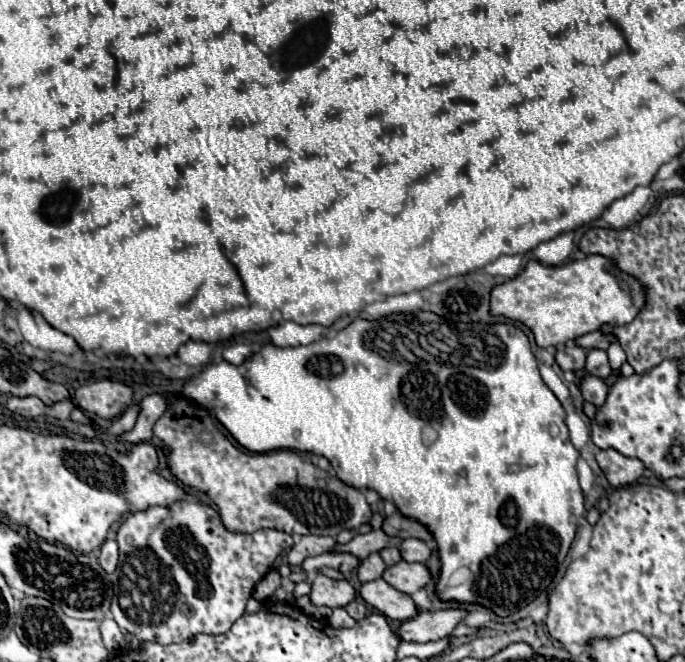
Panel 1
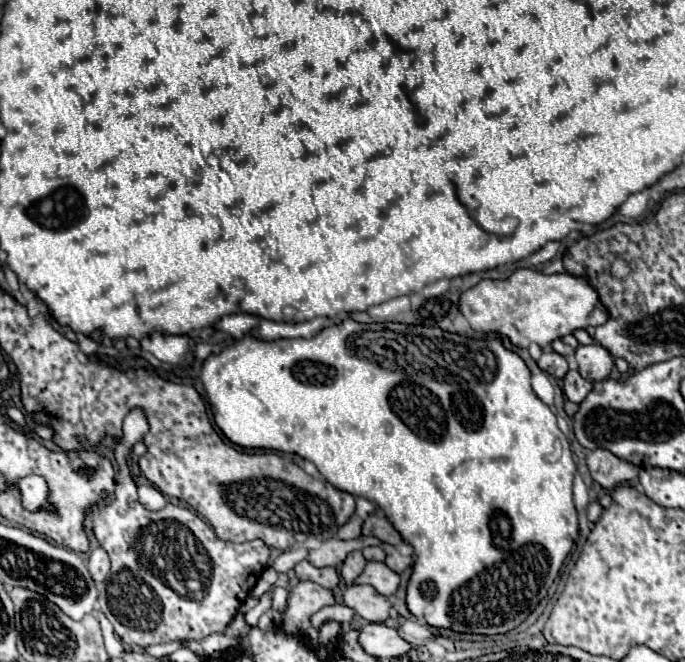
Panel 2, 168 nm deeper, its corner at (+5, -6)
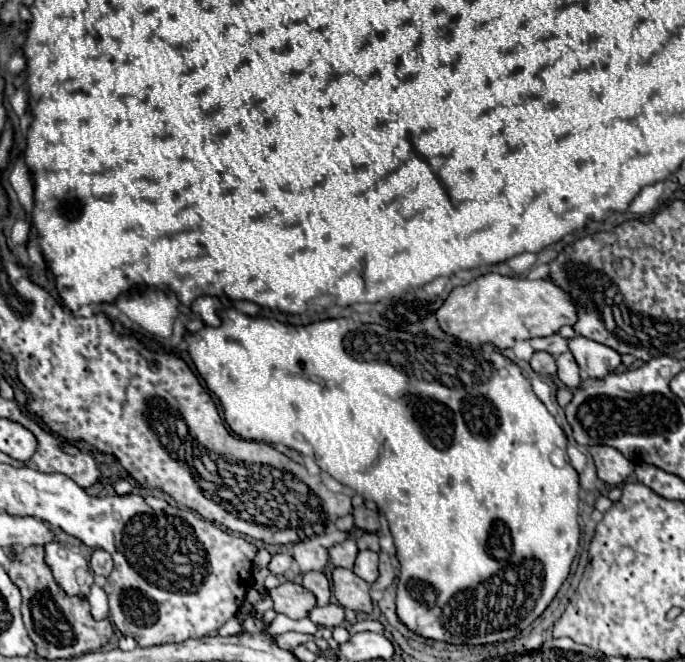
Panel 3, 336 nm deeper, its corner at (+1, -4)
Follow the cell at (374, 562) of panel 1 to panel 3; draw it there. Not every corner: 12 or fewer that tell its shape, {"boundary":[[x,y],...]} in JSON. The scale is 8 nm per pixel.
{"boundary":[[353,538],[329,548],[335,566],[353,568],[357,544]]}

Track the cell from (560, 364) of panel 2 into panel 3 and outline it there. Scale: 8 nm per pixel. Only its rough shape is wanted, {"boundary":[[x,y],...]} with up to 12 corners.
{"boundary":[[535,352],[529,364],[541,376],[555,376],[555,358]]}

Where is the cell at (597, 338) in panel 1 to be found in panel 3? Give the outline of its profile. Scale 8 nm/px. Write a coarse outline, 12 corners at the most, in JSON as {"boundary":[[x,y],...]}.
{"boundary":[[559,334],[531,338],[533,350],[559,356],[567,352],[567,340]]}

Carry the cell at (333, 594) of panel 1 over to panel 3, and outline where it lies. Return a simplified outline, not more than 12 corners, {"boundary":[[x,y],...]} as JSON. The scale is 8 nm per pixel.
{"boundary":[[261,574],[255,588],[267,592],[281,612],[293,620],[305,618],[315,596],[295,582],[265,590]]}

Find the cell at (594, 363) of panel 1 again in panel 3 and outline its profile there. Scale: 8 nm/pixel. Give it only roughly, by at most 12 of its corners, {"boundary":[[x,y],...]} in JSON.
{"boundary":[[583,336],[567,344],[585,378],[603,378],[621,364],[605,344]]}

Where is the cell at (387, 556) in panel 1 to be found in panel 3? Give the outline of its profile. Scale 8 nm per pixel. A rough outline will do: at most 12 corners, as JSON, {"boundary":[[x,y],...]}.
{"boundary":[[363,532],[357,538],[359,550],[379,552],[377,534]]}

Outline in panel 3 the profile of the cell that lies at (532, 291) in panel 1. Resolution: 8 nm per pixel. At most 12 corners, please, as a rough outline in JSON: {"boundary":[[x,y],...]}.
{"boundary":[[483,274],[435,318],[499,350],[577,320],[549,280]]}

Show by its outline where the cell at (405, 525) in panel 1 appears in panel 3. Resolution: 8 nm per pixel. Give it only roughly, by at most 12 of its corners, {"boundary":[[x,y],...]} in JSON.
{"boundary":[[365,506],[353,508],[355,526],[365,532],[379,528],[379,514]]}

